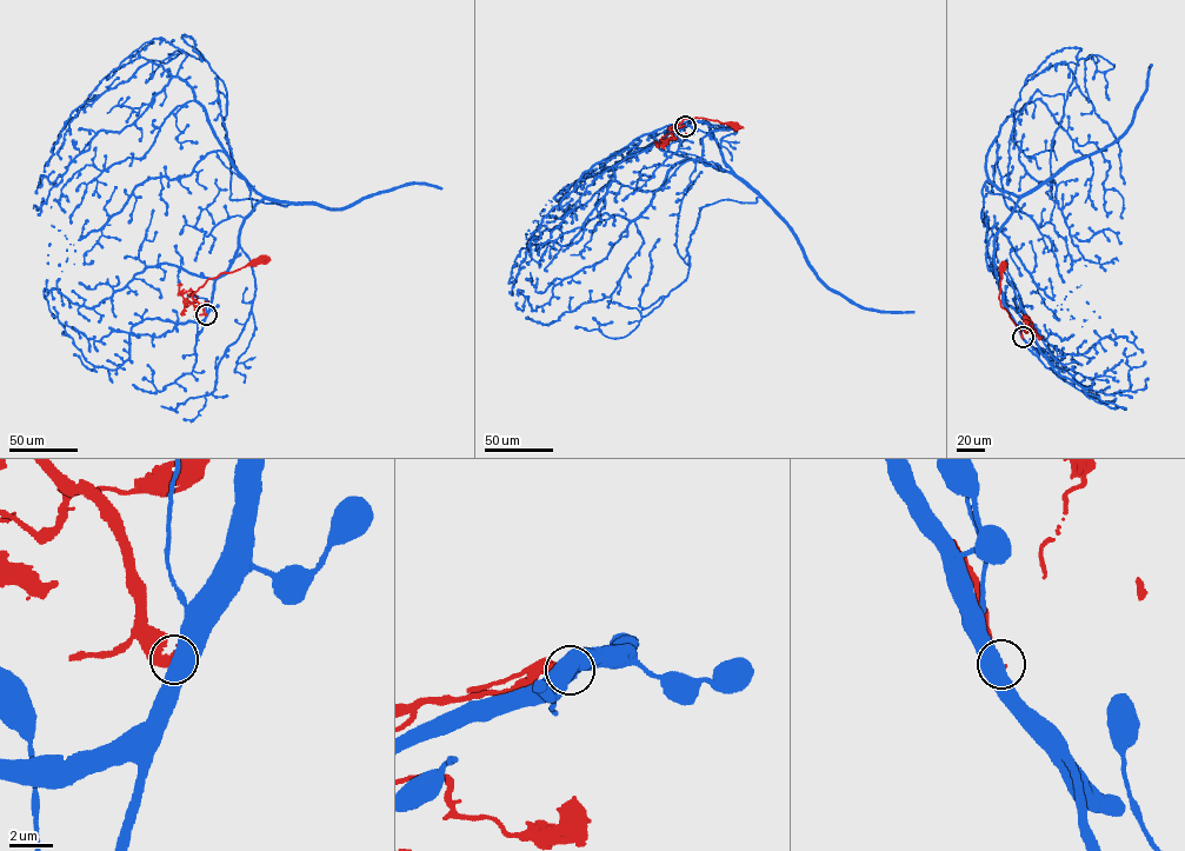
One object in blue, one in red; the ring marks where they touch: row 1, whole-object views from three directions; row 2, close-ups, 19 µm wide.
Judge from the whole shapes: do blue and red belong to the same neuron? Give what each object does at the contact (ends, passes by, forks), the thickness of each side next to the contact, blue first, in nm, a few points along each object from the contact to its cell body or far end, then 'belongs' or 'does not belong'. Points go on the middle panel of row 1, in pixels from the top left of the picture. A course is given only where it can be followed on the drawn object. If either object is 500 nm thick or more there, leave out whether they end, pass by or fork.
calibres 750 and 420 nm; course blue (685, 126), (708, 124), (731, 171), (676, 164), (634, 221), (643, 244), (612, 294), (546, 324), (525, 317); course red (685, 126), (670, 130), (685, 118), (733, 125); does not belong

